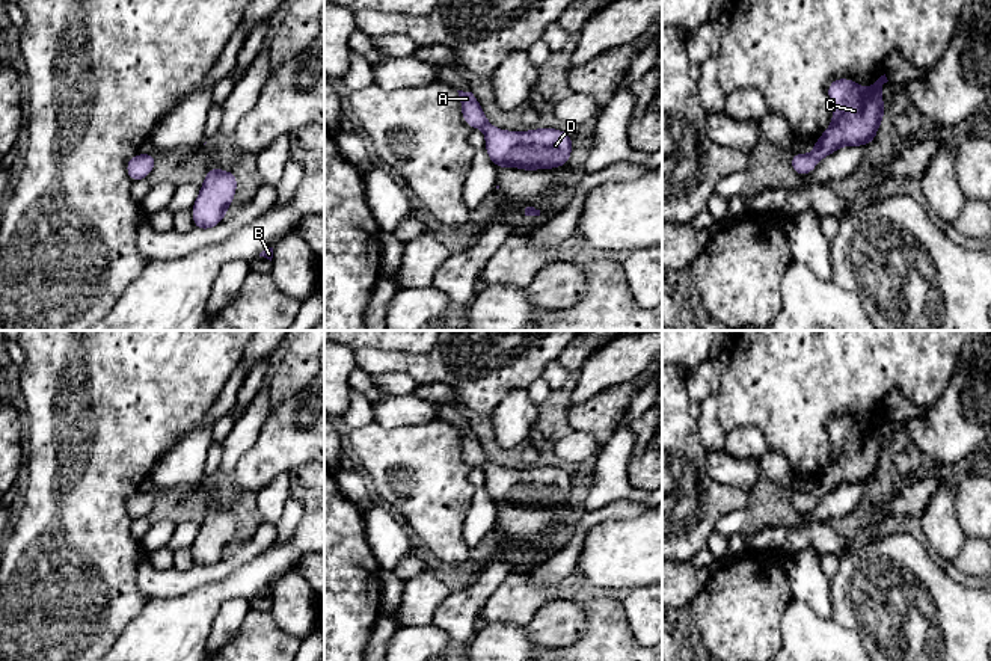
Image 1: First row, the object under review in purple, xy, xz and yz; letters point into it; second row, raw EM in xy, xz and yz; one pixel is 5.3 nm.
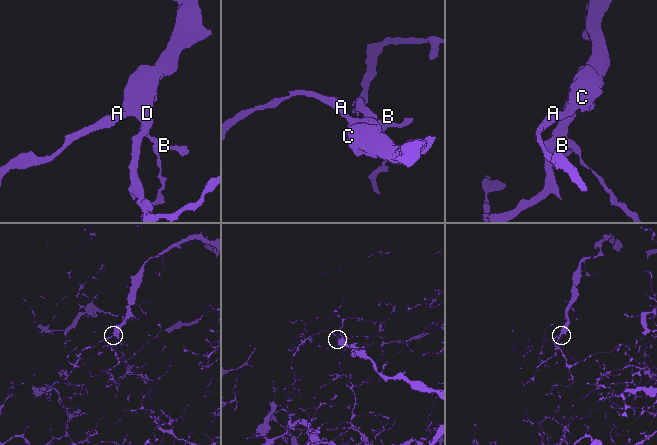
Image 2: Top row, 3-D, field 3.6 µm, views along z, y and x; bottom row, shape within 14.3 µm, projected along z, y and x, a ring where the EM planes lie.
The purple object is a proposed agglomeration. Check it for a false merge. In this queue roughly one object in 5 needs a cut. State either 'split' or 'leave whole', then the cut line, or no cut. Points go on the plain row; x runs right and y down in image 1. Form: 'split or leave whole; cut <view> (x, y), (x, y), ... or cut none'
leave whole; cut none

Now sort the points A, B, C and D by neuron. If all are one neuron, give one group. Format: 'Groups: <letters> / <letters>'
Groups: A B C D

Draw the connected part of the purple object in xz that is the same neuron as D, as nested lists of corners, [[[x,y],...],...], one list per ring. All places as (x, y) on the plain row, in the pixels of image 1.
[[[457,429],[466,463],[481,466],[486,474],[486,490],[496,506],[523,509],[566,504],[573,489],[572,474],[558,466],[531,469],[505,469],[493,465],[472,430]]]

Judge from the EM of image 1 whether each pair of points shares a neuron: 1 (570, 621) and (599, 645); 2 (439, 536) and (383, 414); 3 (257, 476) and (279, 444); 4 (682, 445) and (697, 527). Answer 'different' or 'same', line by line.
1: different
2: different
3: same
4: same

